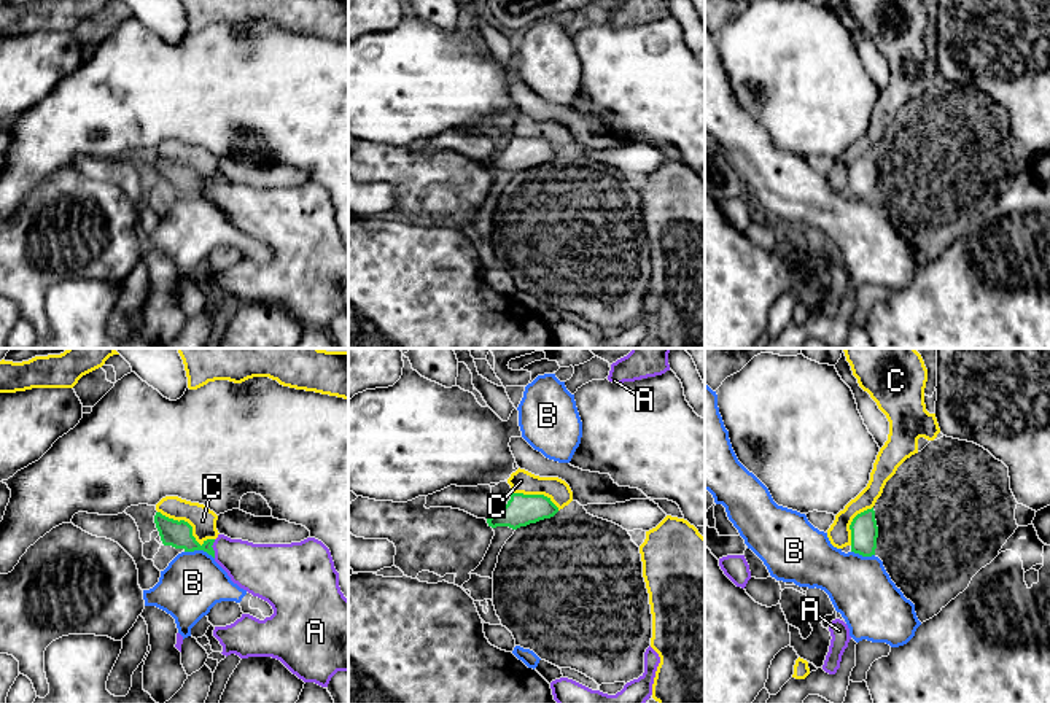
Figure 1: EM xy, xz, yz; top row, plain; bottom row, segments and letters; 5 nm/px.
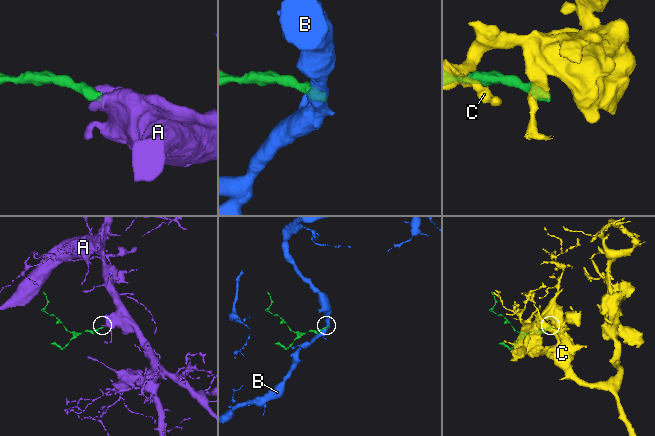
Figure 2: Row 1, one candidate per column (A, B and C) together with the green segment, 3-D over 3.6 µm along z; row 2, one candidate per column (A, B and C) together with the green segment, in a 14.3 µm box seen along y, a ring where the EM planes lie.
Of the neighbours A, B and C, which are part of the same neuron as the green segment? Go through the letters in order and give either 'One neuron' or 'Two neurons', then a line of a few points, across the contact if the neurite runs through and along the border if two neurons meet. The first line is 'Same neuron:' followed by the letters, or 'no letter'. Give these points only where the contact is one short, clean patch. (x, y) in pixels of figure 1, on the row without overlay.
Same neuron: A
A: One neuron. Line: xy (178, 178), (190, 188), (212, 193), (223, 193), (256, 212)
B: Two neurons. Line: xy (185, 194), (206, 194), (213, 202)
C: Two neurons. Line: xy (158, 155), (185, 164), (201, 188), (213, 183)

